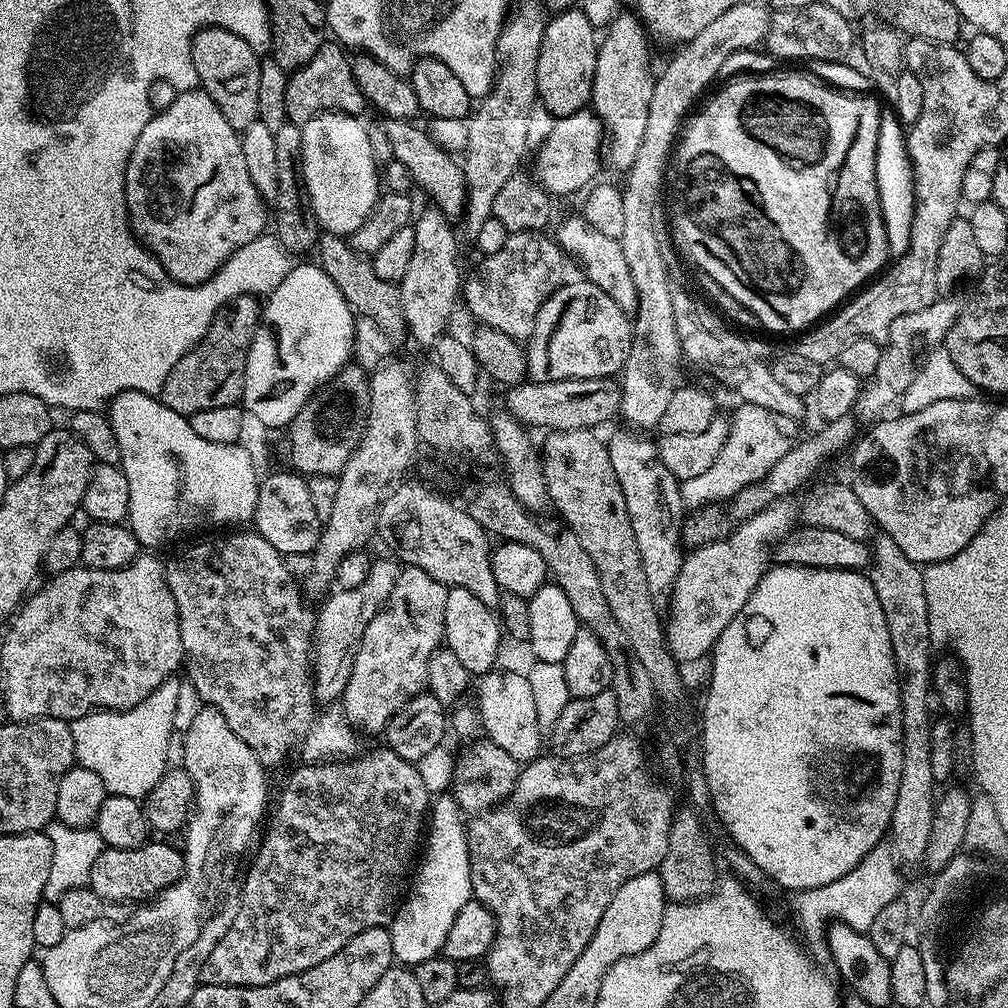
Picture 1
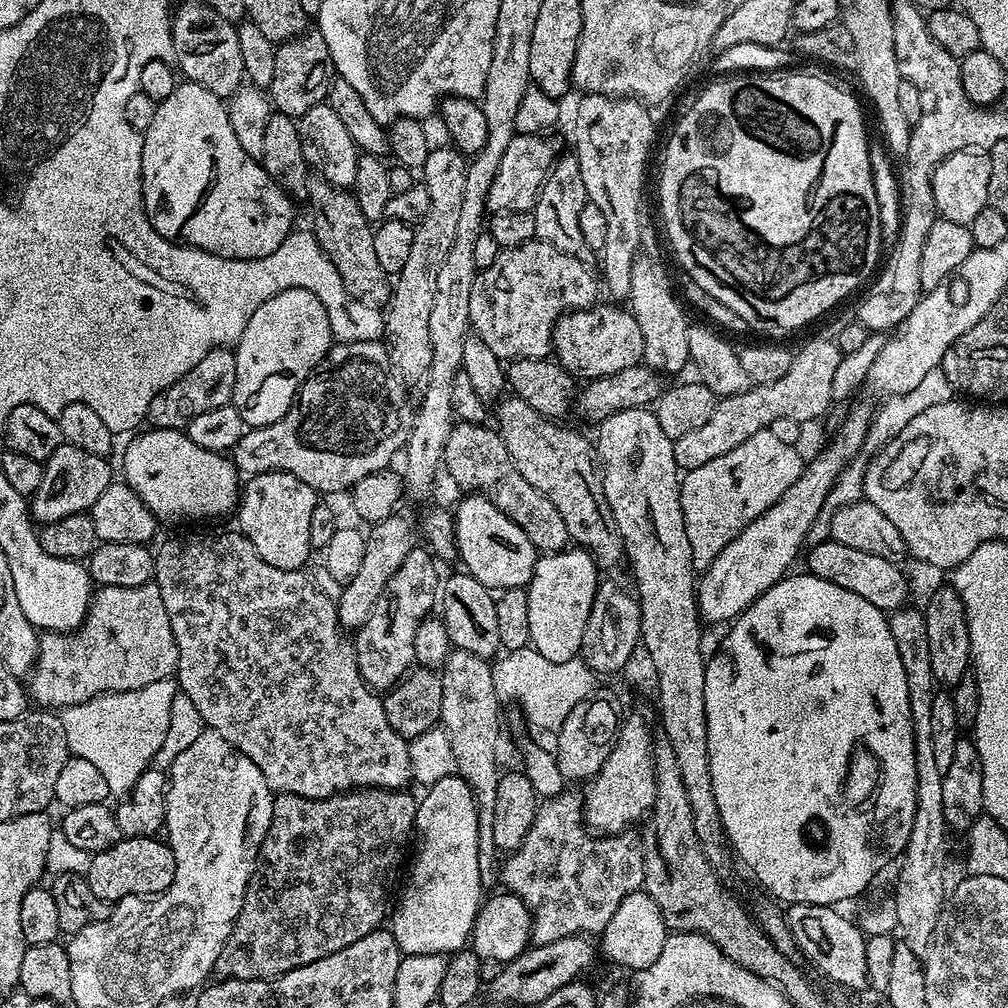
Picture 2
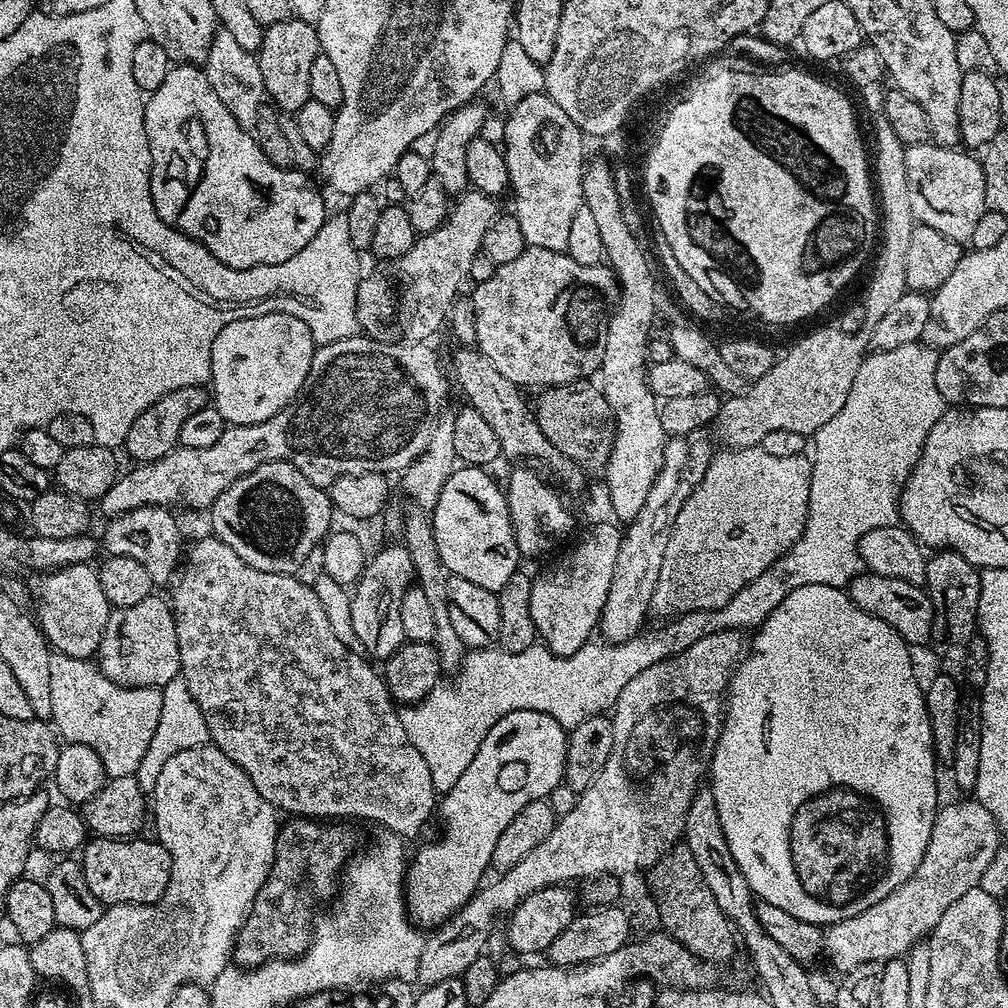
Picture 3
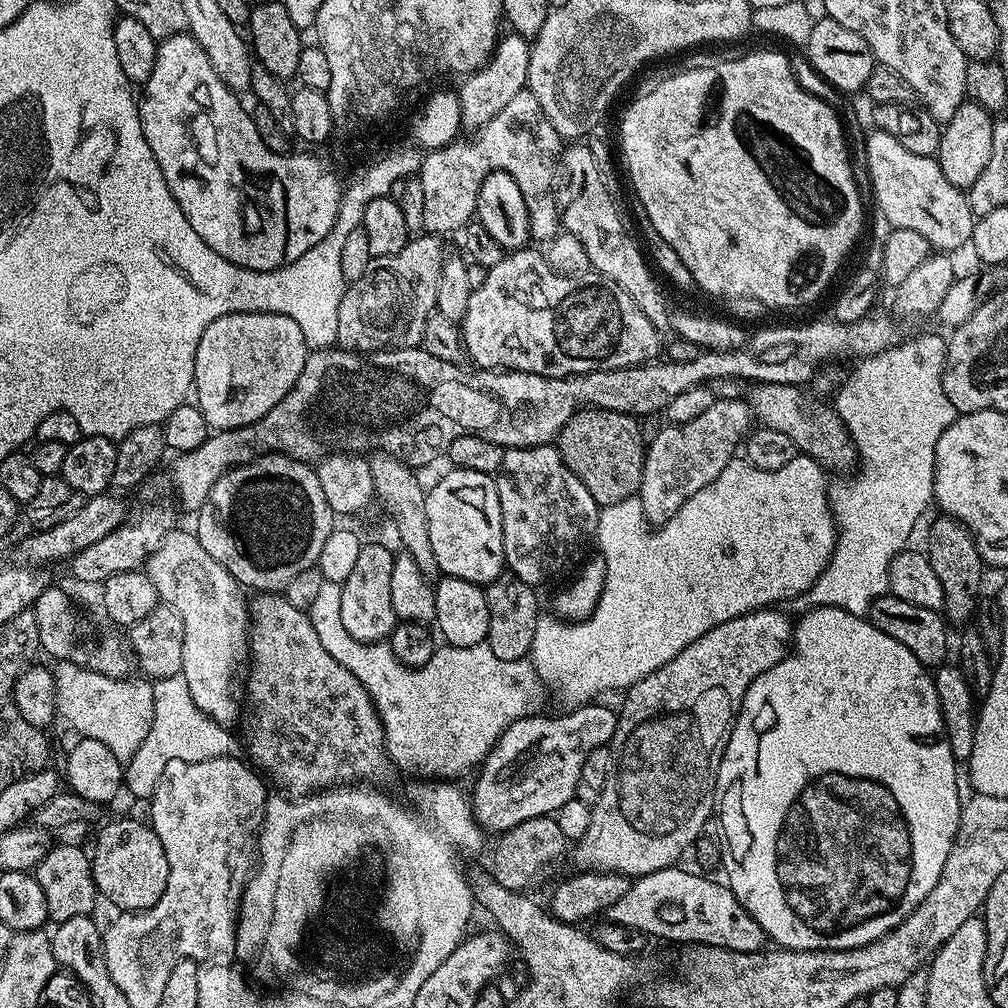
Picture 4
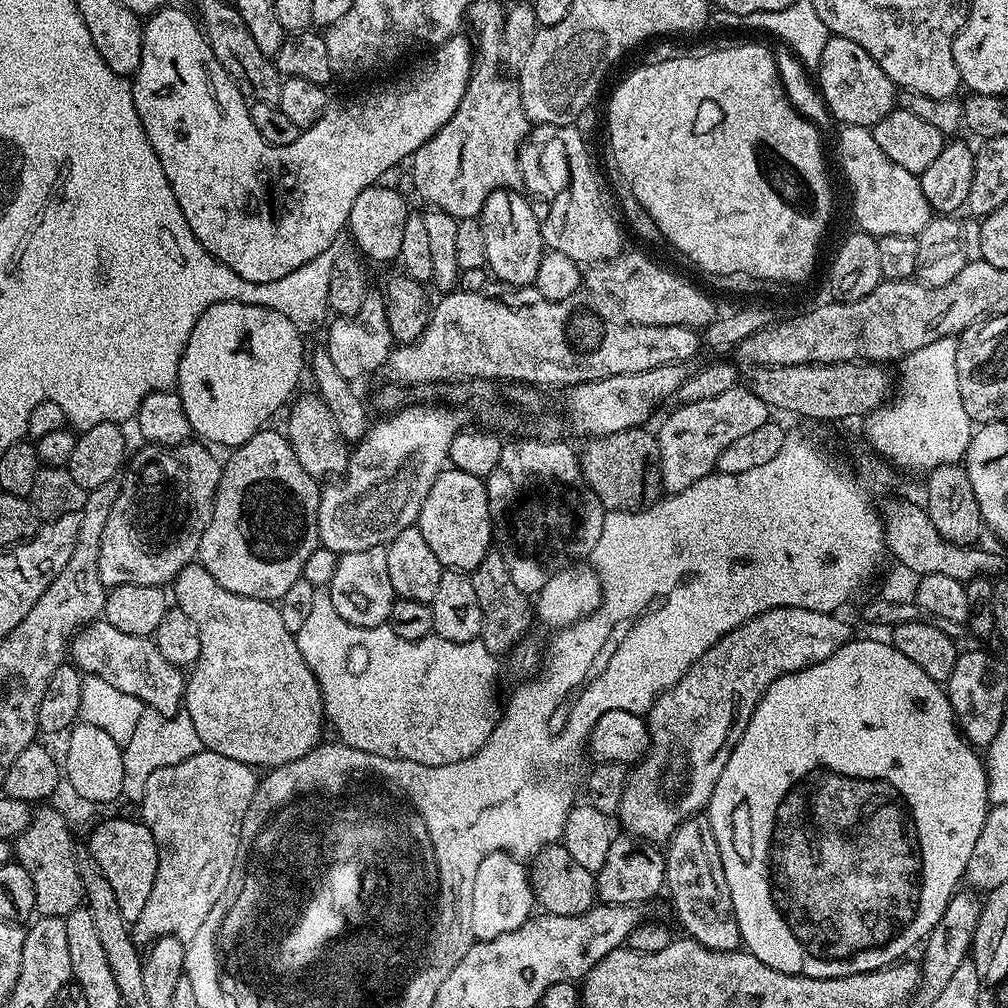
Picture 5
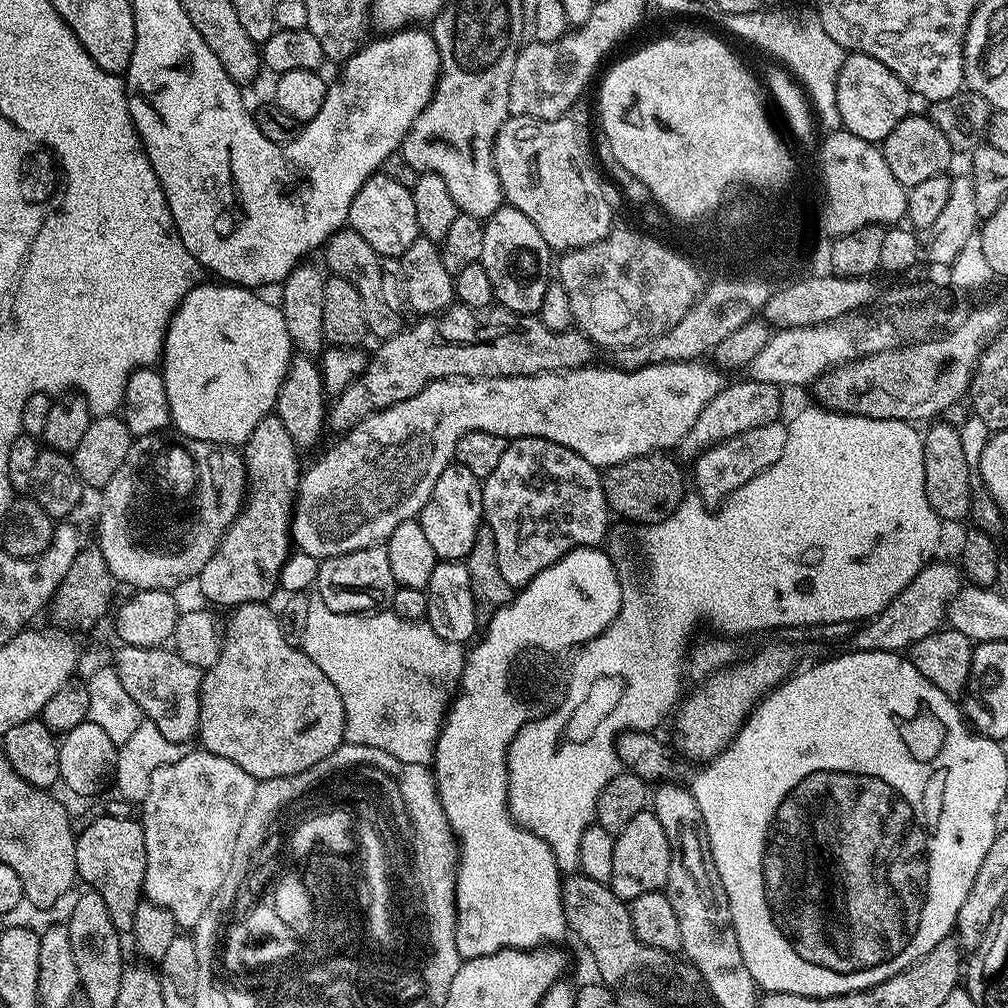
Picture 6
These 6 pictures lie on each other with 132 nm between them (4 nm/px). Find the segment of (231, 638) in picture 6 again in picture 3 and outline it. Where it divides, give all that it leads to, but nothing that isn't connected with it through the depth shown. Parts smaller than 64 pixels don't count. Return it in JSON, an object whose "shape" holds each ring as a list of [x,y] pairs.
{"shape":[[[139,508],[121,516],[111,517],[104,528],[102,548],[108,556],[134,558],[147,570],[153,585],[167,585],[175,577],[182,564],[182,544],[180,548],[180,528],[173,513],[166,508]]]}

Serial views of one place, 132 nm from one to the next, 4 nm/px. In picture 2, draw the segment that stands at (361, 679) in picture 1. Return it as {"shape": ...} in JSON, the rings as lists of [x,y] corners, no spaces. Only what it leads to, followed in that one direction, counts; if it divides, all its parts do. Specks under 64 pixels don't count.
{"shape":[[[417,546],[406,554],[402,566],[394,570],[390,582],[386,582],[386,590],[382,590],[382,598],[374,606],[370,618],[362,625],[354,636],[356,661],[365,684],[377,693],[383,694],[389,688],[400,683],[416,664],[414,658],[414,634],[418,634],[418,626],[422,620],[429,619],[432,607],[438,604],[438,589],[442,584],[442,576],[436,573],[437,561],[427,547]]]}

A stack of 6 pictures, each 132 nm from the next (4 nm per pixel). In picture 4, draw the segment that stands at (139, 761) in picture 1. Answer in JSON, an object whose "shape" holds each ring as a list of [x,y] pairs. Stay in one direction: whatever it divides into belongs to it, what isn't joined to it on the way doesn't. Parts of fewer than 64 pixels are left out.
{"shape":[[[69,660],[55,665],[56,707],[59,715],[85,740],[102,742],[121,762],[134,758],[154,720],[154,690],[147,679],[132,680],[98,674]]]}

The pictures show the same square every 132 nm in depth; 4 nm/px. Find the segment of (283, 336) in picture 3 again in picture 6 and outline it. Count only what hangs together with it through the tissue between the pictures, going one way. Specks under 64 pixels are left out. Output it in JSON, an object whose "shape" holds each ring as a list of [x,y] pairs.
{"shape":[[[212,282],[216,284],[197,283],[186,294],[186,298],[180,303],[176,313],[172,316],[172,321],[168,324],[168,333],[164,339],[164,355],[162,357],[162,375],[166,386],[166,398],[170,402],[170,414],[172,415],[171,427],[177,428],[181,437],[189,440],[209,440],[211,444],[222,444],[225,446],[242,446],[254,434],[254,426],[262,422],[276,407],[278,390],[286,378],[289,366],[292,365],[294,347],[291,336],[287,332],[286,318],[283,317],[281,309],[271,304],[268,300],[263,300],[251,288],[241,288],[235,284],[227,282]]]}

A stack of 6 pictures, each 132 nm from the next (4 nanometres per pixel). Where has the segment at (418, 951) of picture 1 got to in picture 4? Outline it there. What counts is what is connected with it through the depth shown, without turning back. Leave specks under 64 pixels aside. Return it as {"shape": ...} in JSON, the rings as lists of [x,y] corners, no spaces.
{"shape":[[[600,702],[577,705],[562,718],[540,716],[541,714],[526,716],[516,720],[503,732],[480,766],[477,775],[479,778],[472,792],[470,791],[472,814],[481,829],[503,834],[518,826],[518,822],[539,816],[552,816],[560,807],[576,798],[576,787],[581,780],[581,770],[586,758],[594,749],[609,745],[616,733],[617,711],[596,703]]]}

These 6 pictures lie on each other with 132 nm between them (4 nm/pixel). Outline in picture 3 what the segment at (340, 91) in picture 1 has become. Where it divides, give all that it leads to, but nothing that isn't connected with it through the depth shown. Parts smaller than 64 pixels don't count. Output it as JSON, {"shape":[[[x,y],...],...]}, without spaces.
{"shape":[[[289,18],[265,27],[256,61],[262,70],[267,99],[281,113],[294,114],[310,99],[310,66],[320,51],[320,36],[314,24]]]}

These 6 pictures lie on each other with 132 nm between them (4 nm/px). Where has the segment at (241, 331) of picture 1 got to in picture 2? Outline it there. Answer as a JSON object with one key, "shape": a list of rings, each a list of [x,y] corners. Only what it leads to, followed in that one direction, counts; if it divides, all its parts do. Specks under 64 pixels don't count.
{"shape":[[[224,346],[211,348],[206,358],[202,358],[202,362],[194,366],[194,370],[182,374],[178,382],[171,384],[165,392],[158,393],[154,402],[150,402],[146,417],[147,423],[154,428],[187,429],[188,423],[198,418],[198,414],[232,403],[235,377],[235,355]]]}

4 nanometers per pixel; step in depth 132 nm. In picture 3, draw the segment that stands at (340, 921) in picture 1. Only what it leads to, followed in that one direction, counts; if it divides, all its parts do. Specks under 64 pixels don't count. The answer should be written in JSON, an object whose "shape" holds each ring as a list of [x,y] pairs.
{"shape":[[[292,818],[289,821],[285,828],[283,825],[277,831],[272,869],[236,936],[230,960],[239,968],[256,968],[271,960],[288,960],[303,954],[312,941],[312,903],[337,891],[338,877],[350,854],[357,851],[356,836],[340,825],[343,823],[320,823],[312,818]]]}

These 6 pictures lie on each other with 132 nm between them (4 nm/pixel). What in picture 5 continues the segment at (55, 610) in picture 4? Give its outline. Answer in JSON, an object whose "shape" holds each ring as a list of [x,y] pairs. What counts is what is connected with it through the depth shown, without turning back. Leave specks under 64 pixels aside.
{"shape":[[[101,618],[94,624],[87,624],[72,637],[70,660],[81,673],[106,678],[110,686],[115,686],[126,694],[134,694],[134,698],[161,714],[174,716],[181,711],[184,703],[185,673],[166,662],[166,658],[162,658],[155,639],[138,634],[125,634],[123,630],[117,630]]]}

